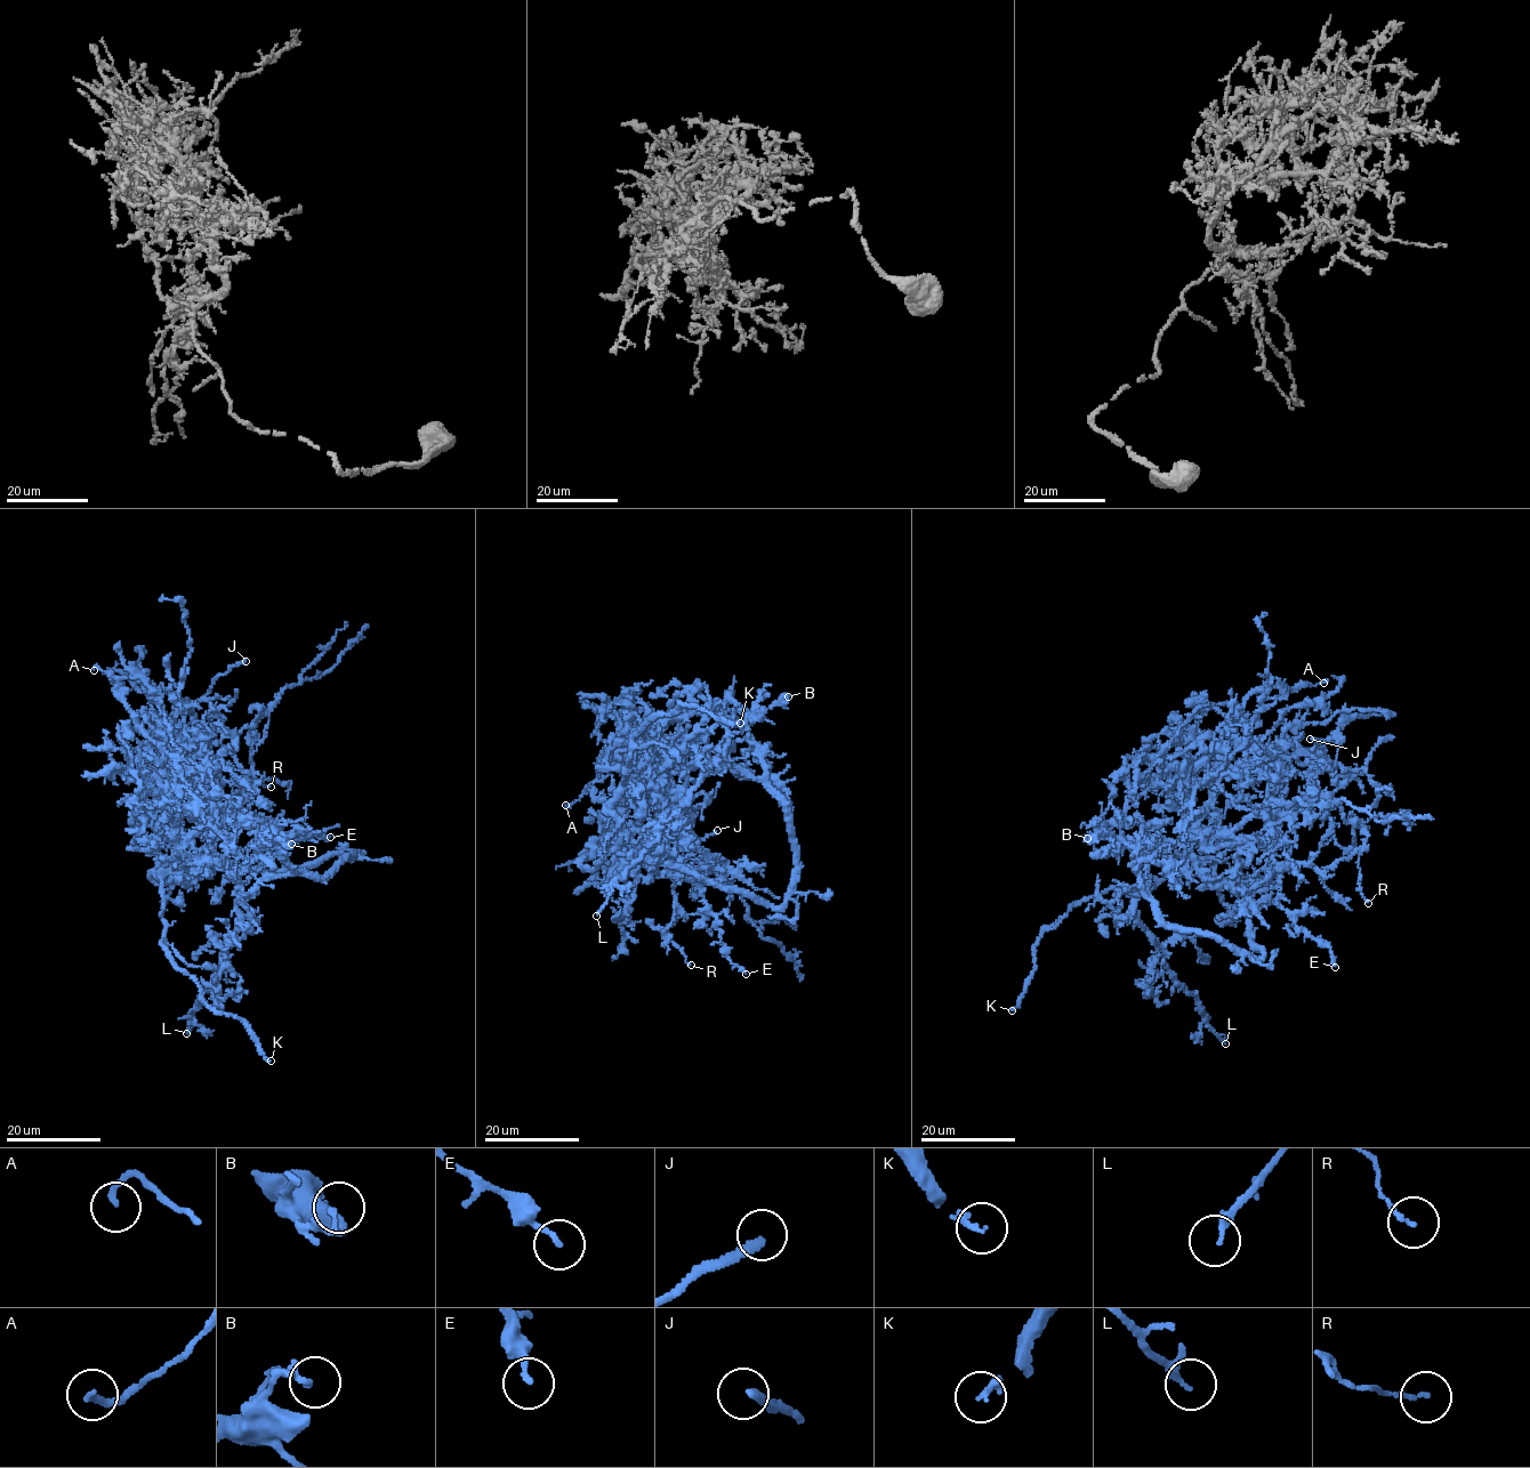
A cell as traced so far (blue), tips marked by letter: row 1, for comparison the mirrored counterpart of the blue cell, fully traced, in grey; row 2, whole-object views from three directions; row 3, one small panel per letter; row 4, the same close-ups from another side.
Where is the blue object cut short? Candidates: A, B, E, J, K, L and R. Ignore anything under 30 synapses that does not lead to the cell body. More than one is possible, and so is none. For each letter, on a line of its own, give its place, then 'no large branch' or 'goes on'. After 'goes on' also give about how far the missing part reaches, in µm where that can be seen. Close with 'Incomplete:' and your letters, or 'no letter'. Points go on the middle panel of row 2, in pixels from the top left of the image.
A: (565, 805) | no large branch
B: (788, 696) | no large branch
E: (746, 974) | no large branch
J: (717, 830) | no large branch
K: (740, 723) | goes on | 50 µm
L: (596, 916) | no large branch
R: (691, 965) | no large branch
Incomplete: K

